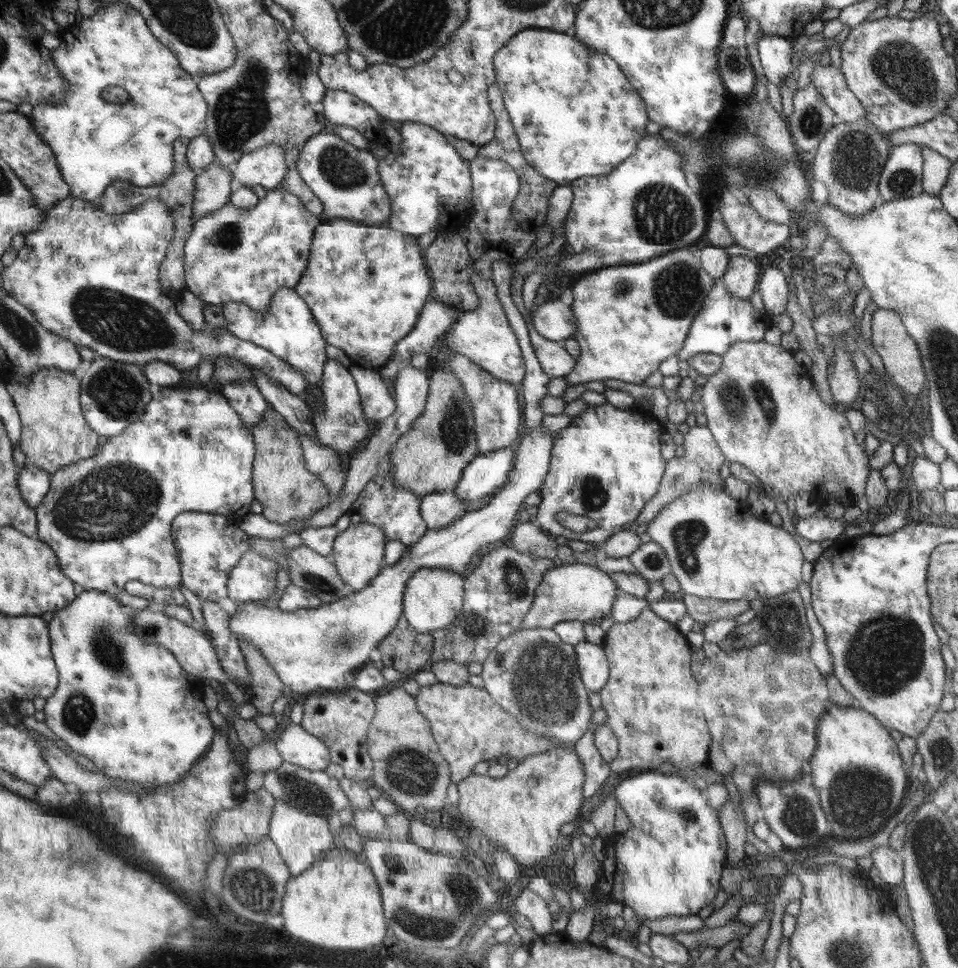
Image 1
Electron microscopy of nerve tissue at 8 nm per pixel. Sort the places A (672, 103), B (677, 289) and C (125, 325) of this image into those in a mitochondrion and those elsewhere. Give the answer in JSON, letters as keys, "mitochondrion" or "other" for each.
{"A":"other","B":"mitochondrion","C":"mitochondrion"}

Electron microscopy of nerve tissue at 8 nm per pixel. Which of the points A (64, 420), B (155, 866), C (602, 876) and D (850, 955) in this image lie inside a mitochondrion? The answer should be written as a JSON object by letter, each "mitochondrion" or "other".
{"A":"other","B":"other","C":"other","D":"mitochondrion"}

